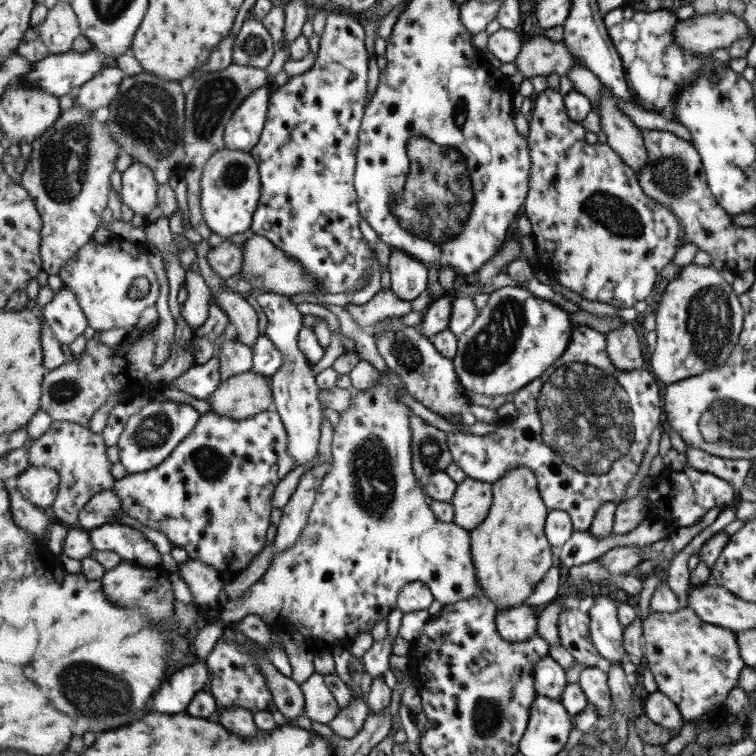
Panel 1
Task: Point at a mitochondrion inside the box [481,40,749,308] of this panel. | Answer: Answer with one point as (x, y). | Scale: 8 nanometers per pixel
(671, 177)

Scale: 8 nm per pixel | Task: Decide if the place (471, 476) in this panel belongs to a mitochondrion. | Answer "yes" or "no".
no

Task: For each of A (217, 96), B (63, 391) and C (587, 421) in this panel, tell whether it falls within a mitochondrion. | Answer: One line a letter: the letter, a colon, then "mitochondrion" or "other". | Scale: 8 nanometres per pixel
A: mitochondrion
B: mitochondrion
C: mitochondrion

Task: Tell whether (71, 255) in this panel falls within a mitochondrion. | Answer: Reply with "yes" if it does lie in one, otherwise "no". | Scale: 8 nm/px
no

